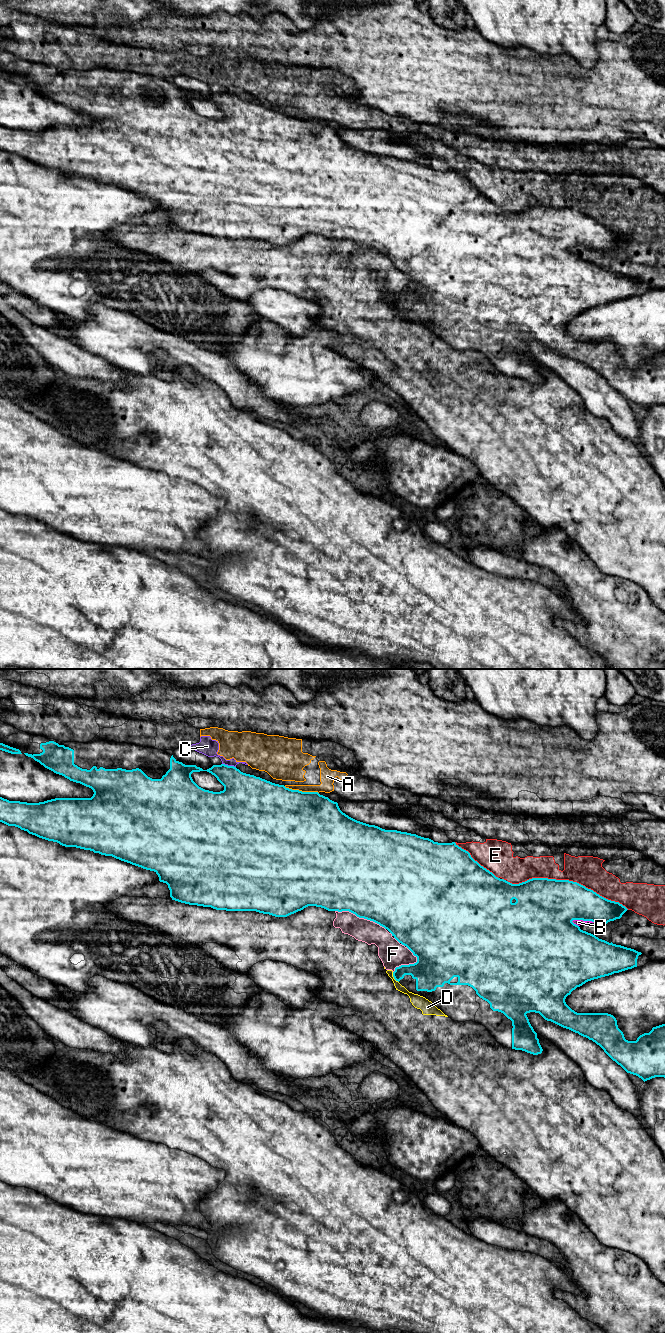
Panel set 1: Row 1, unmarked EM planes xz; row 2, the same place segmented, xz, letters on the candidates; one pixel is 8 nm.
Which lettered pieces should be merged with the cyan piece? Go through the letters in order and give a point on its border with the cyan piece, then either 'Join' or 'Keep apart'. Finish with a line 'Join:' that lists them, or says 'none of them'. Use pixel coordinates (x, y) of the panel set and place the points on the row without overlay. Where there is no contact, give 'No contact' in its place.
A: Touches cyan at xz (301, 119). Keep apart
B: Touches cyan at xz (583, 248). Keep apart
C: Touches cyan at xz (229, 94). Keep apart
D: Touches cyan at xz (393, 304). Keep apart
E: Touches cyan at xz (568, 208). Keep apart
F: Touches cyan at xz (360, 245). Keep apart
Join: none of them

